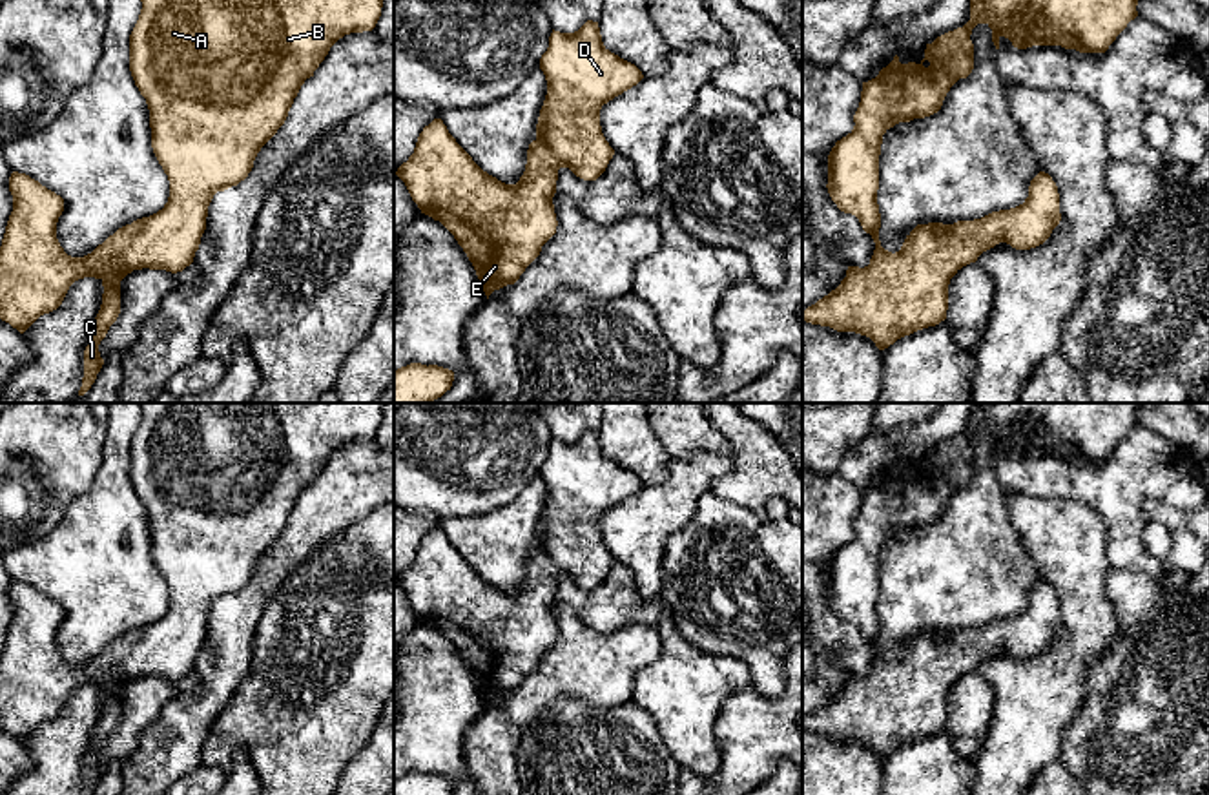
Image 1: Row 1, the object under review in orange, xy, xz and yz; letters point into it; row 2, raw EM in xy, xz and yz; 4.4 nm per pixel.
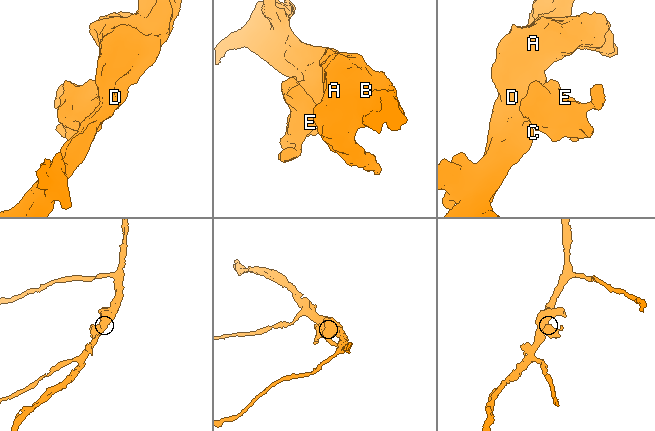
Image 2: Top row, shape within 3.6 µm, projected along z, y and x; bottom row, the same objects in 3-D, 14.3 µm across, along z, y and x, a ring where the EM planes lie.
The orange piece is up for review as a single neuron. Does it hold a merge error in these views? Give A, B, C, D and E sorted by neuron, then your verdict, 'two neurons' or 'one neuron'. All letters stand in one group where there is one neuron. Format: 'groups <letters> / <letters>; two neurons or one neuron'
groups A B C D E; one neuron

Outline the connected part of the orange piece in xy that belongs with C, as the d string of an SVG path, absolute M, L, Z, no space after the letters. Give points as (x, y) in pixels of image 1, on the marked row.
M140 0L142 9L129 35L129 71L150 109L151 148L170 181L162 210L119 228L84 257L71 257L57 239L64 199L26 173L13 171L9 191L13 212L0 246L0 319L24 334L40 315L57 310L69 286L84 277L102 281L100 310L84 350L84 377L78 396L97 379L104 359L98 345L120 314L120 281L133 270L182 272L193 263L206 230L208 206L217 191L237 186L248 177L261 148L284 124L306 78L330 47L350 33L372 31L381 16L383 0Z

